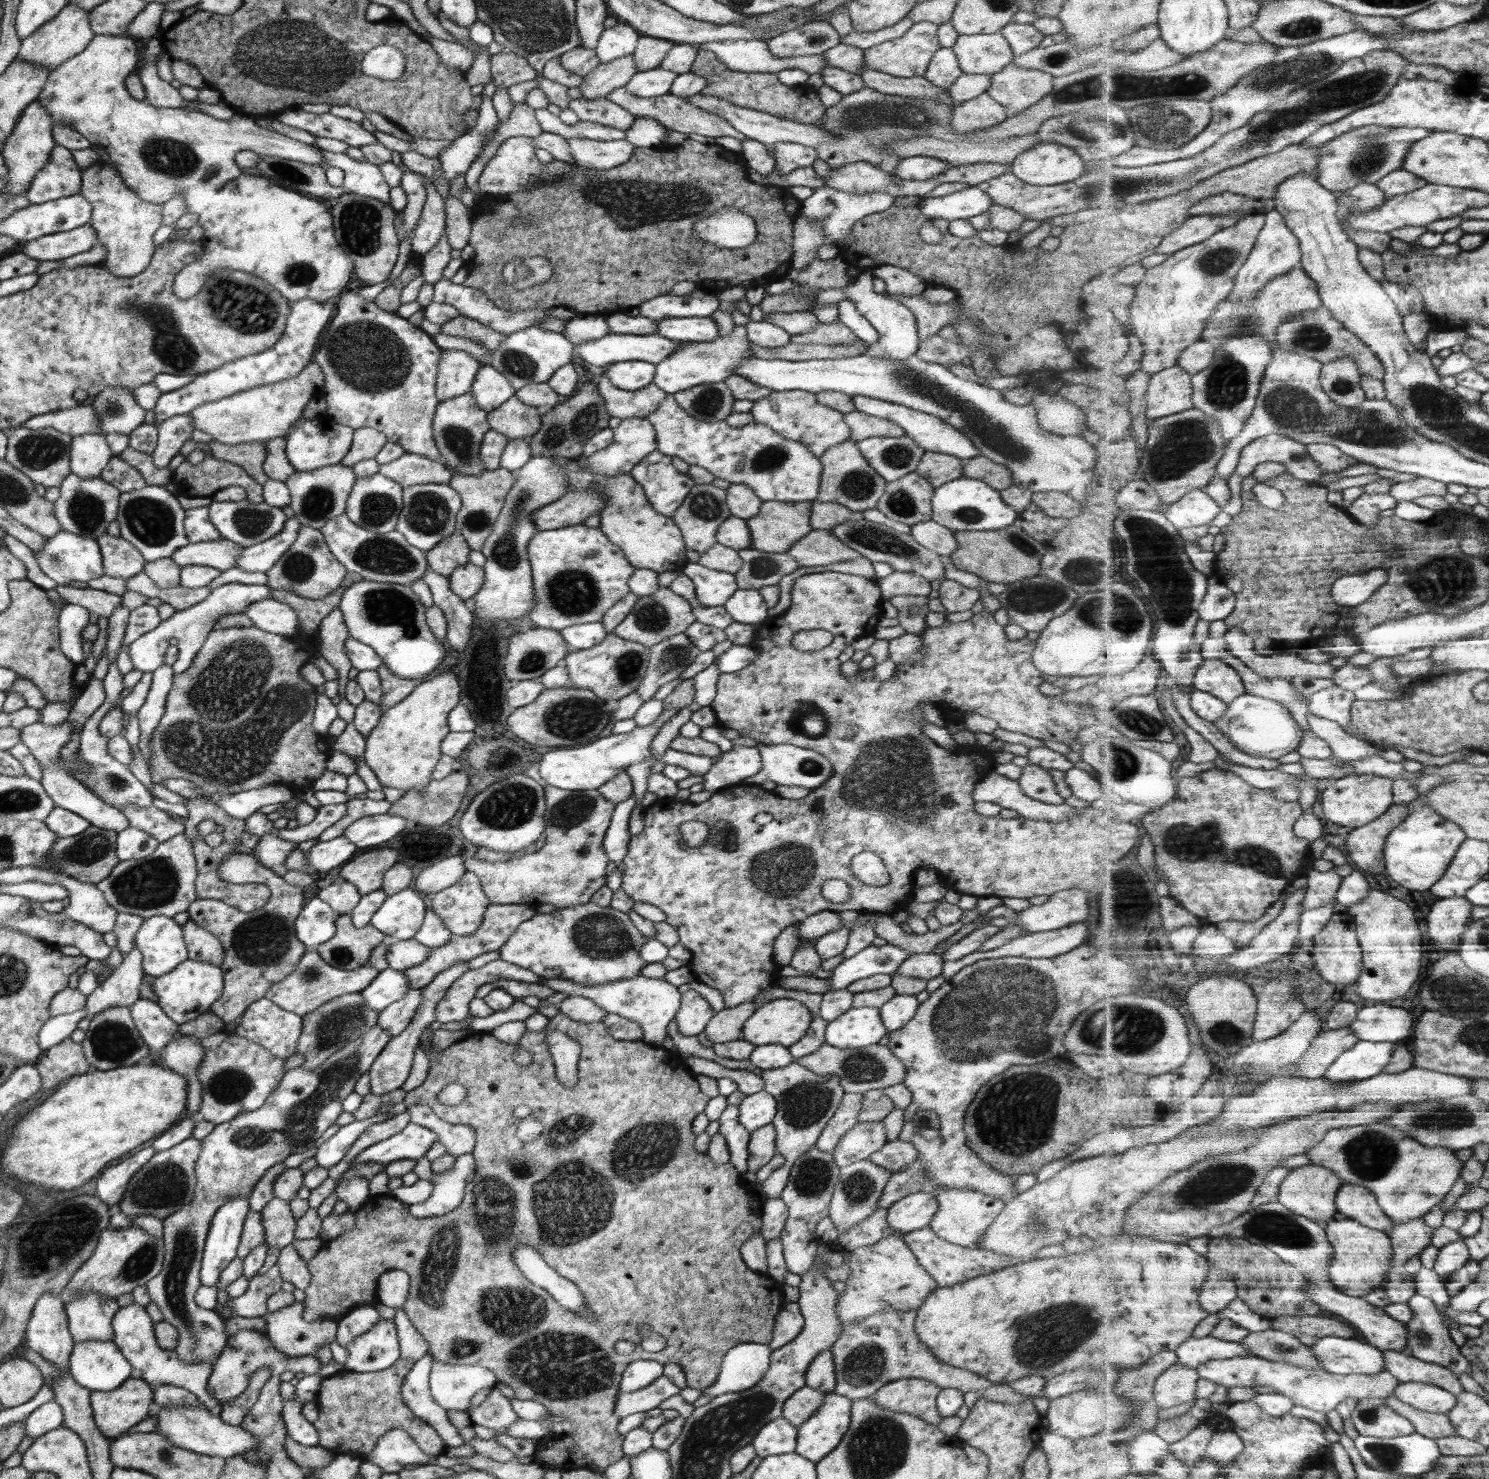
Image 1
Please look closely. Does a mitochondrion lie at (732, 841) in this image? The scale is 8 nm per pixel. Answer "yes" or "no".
yes

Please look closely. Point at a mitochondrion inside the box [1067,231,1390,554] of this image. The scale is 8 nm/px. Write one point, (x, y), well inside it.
(1182, 446)

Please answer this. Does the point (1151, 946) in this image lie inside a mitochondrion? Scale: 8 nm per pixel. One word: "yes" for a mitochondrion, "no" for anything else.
no

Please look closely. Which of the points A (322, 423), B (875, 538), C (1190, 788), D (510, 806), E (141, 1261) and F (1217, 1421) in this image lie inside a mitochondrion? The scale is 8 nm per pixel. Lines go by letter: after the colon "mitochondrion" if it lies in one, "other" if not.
A: other
B: mitochondrion
C: other
D: mitochondrion
E: mitochondrion
F: other

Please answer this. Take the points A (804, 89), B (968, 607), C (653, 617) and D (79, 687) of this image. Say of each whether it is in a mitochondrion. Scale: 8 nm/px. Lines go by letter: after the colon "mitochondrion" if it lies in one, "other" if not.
A: other
B: other
C: mitochondrion
D: other

